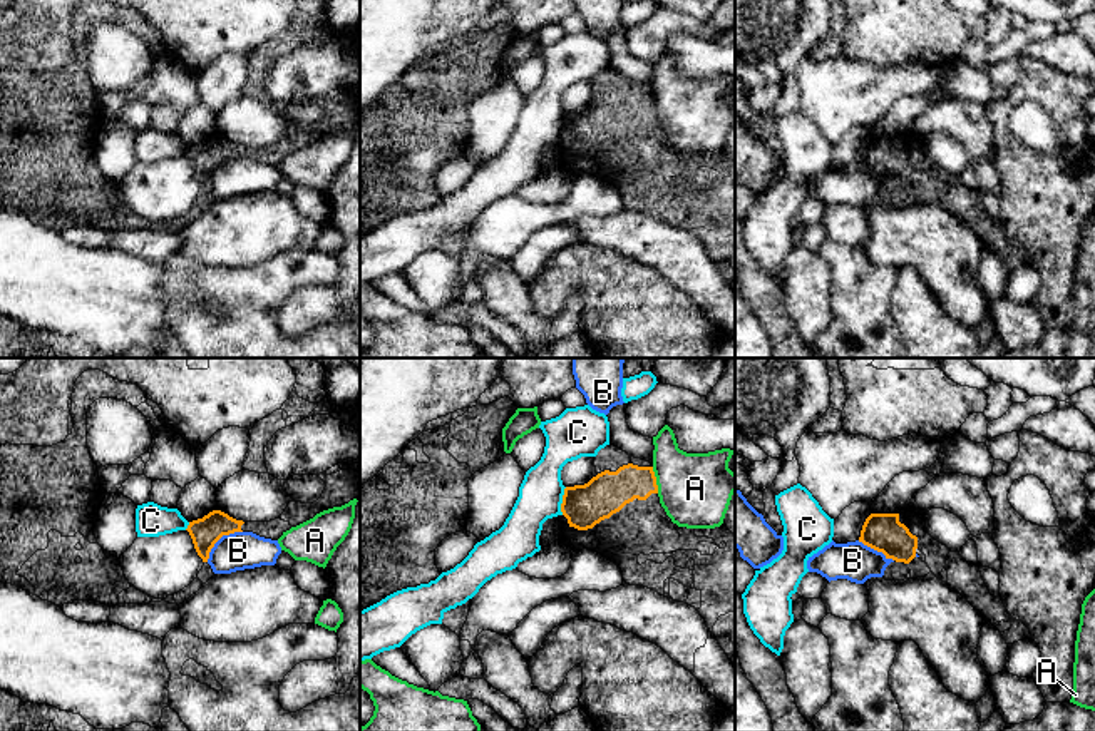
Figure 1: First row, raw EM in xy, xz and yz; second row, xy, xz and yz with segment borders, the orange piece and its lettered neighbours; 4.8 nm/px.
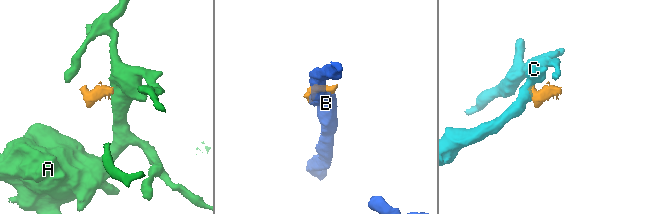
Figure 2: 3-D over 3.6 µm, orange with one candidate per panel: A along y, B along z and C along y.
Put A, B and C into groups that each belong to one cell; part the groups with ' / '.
A / B / C

